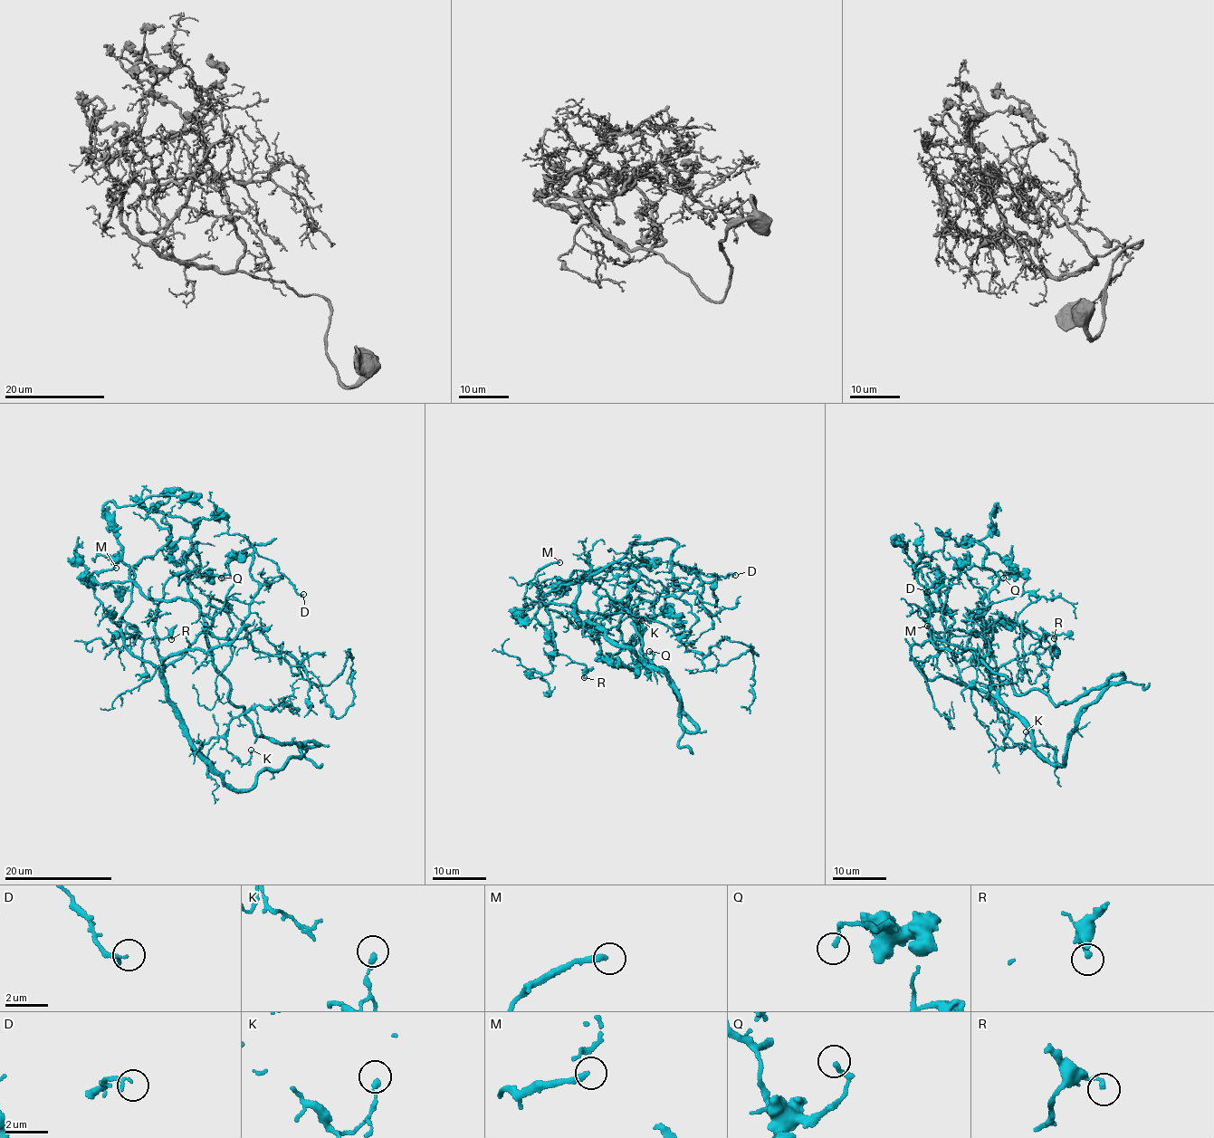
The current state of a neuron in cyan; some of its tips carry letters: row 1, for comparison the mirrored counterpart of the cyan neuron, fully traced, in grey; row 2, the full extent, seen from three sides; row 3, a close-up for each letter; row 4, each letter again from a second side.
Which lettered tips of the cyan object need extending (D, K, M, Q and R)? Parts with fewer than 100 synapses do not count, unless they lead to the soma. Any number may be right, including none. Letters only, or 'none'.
none

